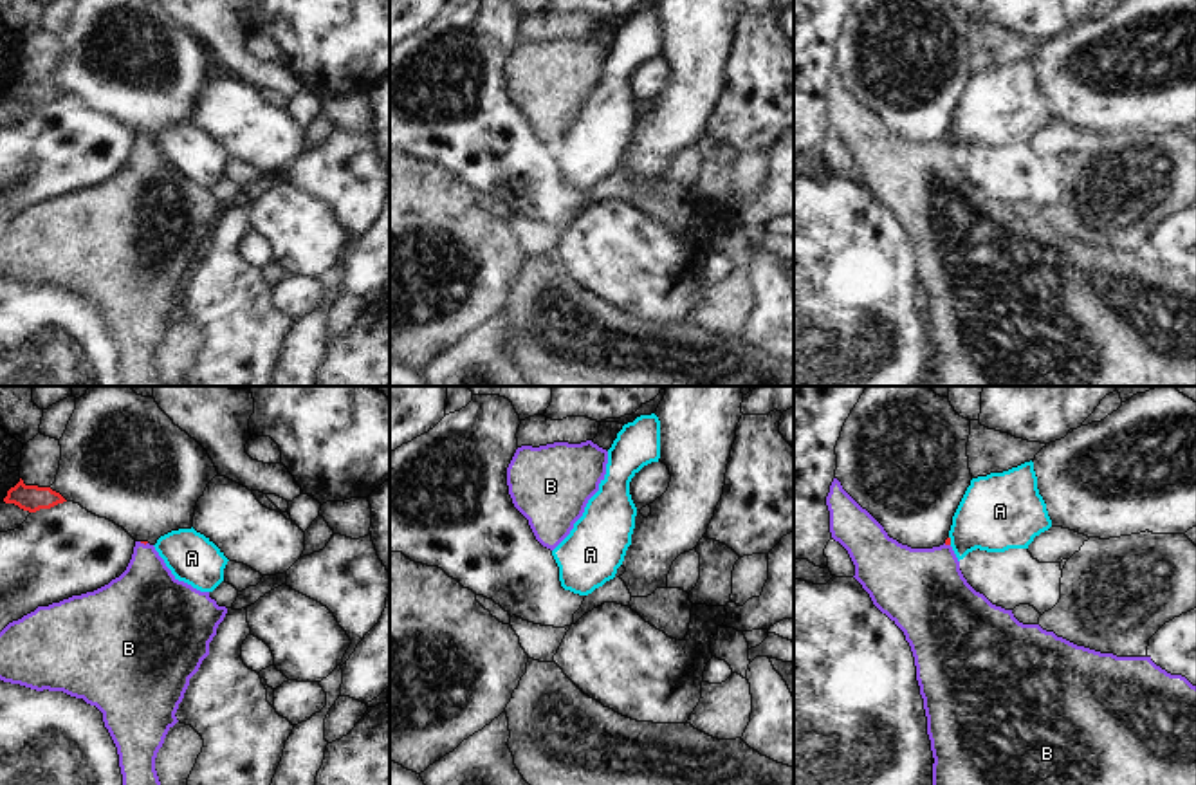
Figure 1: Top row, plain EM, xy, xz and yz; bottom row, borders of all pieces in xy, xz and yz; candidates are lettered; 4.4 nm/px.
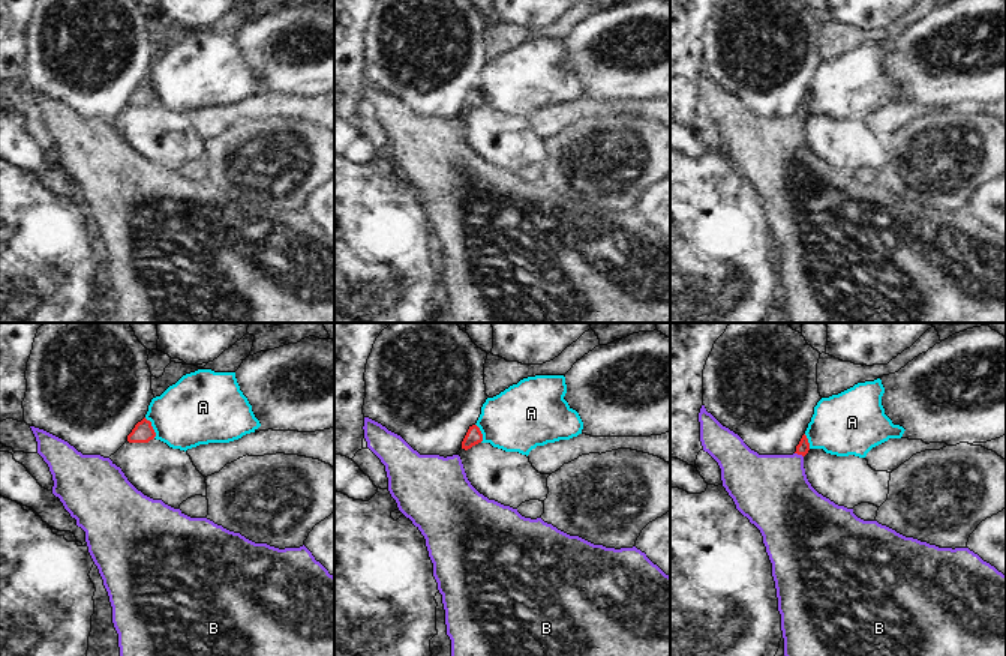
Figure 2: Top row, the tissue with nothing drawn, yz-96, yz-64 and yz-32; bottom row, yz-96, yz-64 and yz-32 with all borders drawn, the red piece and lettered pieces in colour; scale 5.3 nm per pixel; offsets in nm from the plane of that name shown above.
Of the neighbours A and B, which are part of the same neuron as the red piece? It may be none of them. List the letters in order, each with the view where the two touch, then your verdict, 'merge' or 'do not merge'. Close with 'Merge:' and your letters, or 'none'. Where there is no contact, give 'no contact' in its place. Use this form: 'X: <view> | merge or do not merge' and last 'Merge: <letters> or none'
A: yz | do not merge
B: xy | merge
Merge: B

